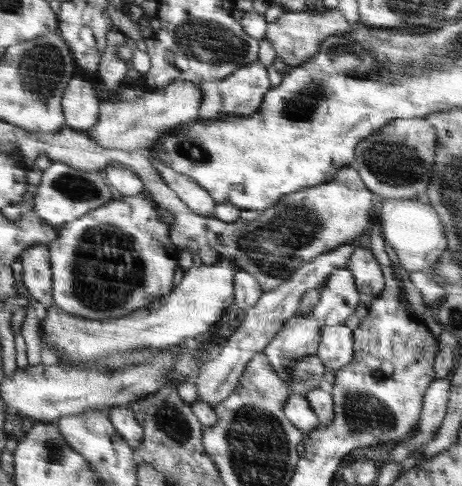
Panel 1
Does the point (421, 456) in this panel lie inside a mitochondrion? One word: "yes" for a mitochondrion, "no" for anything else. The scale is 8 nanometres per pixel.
no

